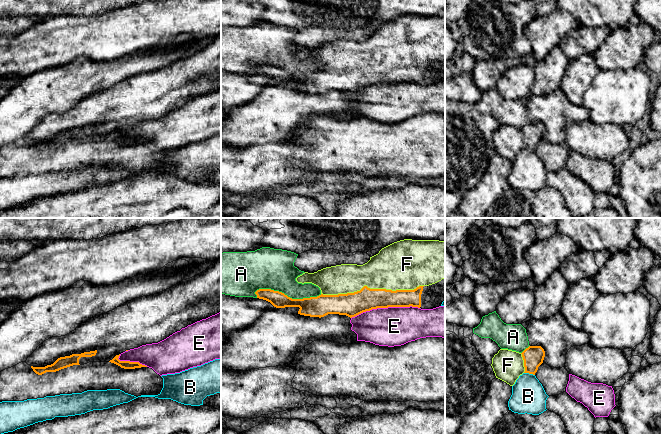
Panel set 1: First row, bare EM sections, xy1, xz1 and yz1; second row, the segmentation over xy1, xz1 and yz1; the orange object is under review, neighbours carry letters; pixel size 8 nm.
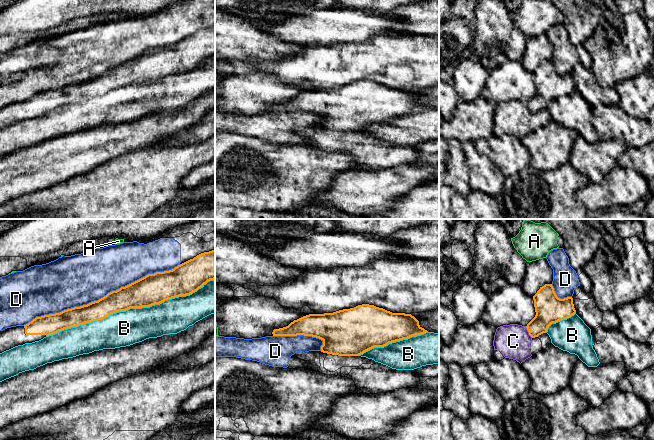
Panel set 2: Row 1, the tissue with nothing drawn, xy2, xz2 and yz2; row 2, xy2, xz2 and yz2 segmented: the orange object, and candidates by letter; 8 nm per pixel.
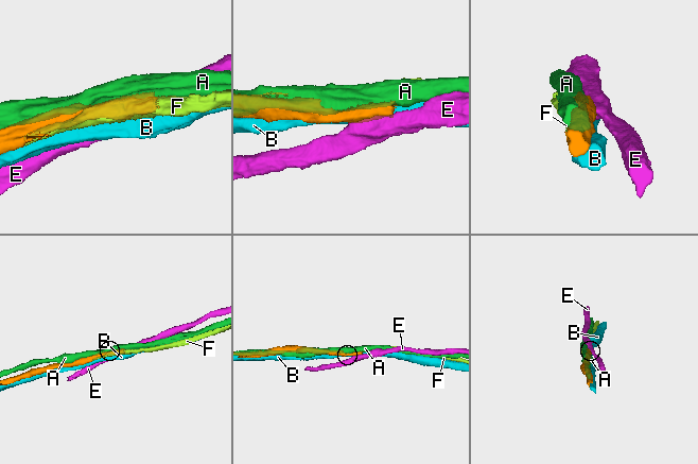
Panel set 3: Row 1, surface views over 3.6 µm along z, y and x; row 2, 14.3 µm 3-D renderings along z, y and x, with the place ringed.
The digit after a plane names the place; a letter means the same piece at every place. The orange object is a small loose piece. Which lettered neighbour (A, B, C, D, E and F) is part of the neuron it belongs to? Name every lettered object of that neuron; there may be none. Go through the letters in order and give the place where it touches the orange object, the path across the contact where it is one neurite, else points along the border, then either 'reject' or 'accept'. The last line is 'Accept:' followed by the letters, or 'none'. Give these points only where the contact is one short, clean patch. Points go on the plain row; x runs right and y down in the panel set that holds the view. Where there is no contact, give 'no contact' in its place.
A: xz1 (287, 72) | reject
B: xy2 (130, 83) | reject
C: yz2 (528, 107) | reject
D: xy2 (101, 74) | reject
E: xz1 (385, 83) | reject
F: xz1 (372, 65) | accept
Accept: F

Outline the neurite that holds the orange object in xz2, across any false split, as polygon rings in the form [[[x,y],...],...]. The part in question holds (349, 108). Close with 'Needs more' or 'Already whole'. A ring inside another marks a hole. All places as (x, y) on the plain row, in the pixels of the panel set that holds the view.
[[[362,80],[333,89],[309,90],[291,98],[288,102],[274,105],[273,112],[312,112],[323,117],[321,128],[338,132],[359,132],[374,123],[408,115],[428,108],[411,90],[392,89],[374,81]]]. Already whole

